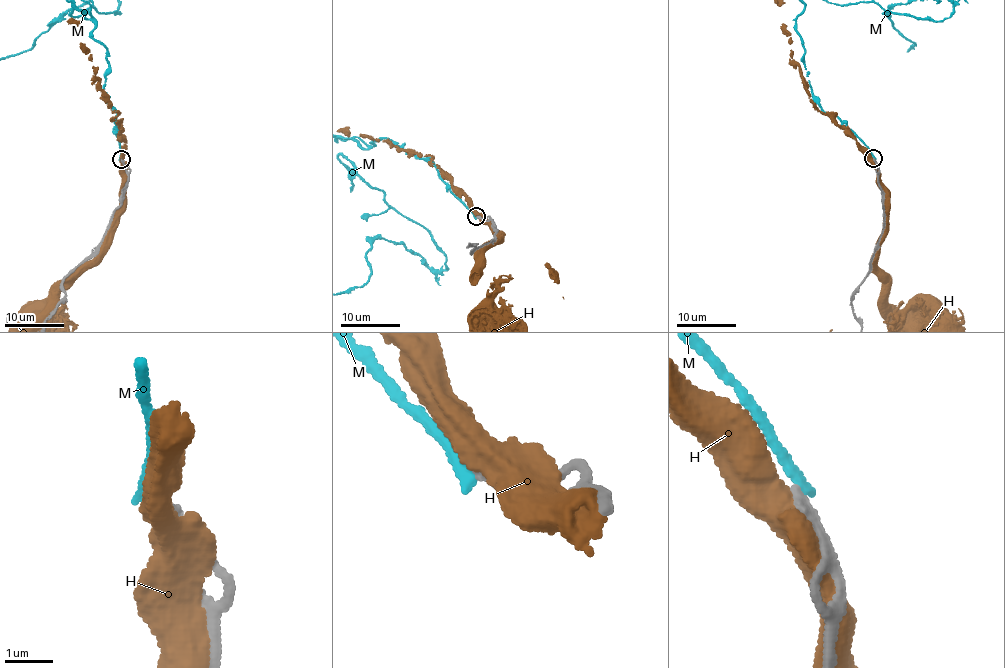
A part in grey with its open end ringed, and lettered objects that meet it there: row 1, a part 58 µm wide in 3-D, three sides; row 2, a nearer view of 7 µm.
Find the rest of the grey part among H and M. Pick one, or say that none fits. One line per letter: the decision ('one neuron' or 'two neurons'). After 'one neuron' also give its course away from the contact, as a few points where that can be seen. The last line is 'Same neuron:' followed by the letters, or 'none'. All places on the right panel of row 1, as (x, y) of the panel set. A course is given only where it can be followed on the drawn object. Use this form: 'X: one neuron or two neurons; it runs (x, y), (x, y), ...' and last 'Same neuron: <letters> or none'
H: two neurons
M: two neurons
Same neuron: none

